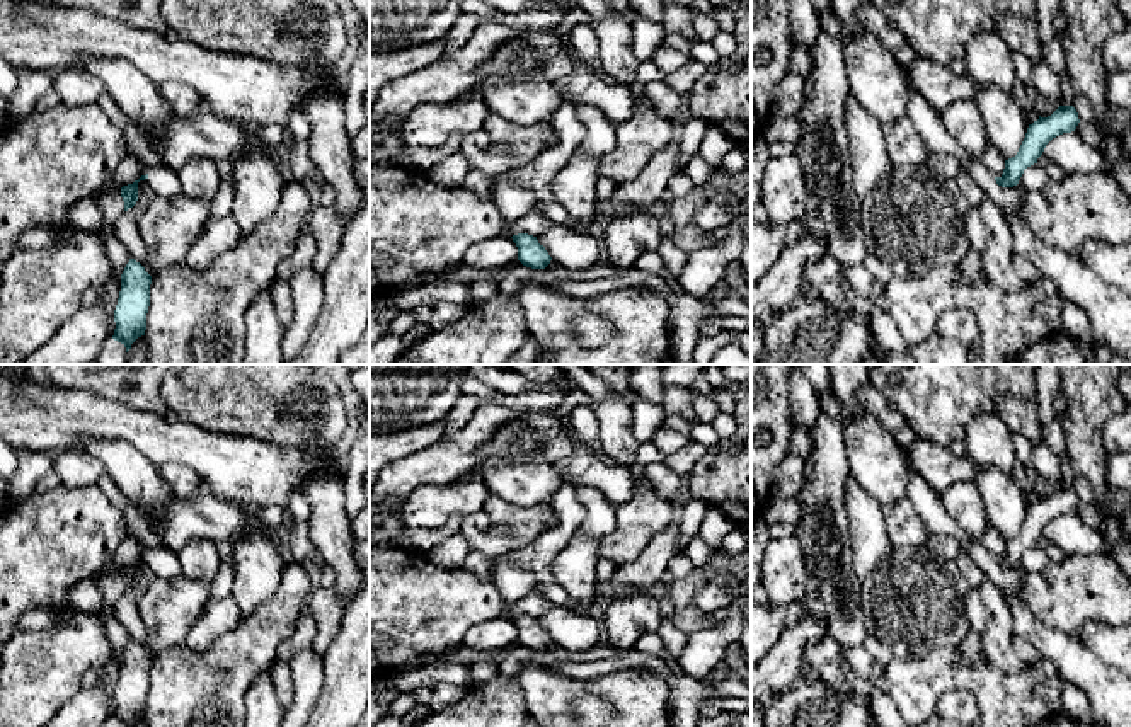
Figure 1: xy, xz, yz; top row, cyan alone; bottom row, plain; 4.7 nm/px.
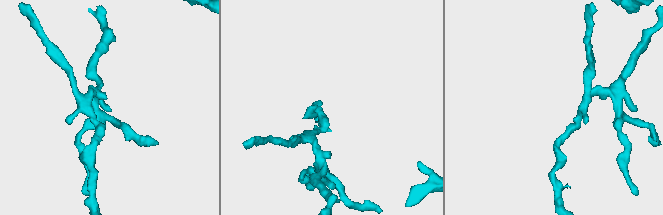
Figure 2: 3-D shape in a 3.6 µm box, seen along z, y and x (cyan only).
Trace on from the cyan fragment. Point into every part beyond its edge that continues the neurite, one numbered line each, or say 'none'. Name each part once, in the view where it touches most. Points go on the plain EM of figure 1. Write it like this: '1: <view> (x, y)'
none

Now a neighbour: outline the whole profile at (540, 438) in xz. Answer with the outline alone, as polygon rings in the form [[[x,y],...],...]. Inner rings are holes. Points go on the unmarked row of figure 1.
[[[521,414],[497,427],[477,451],[477,465],[465,475],[480,473],[491,460],[557,465],[572,453],[572,438],[559,417],[554,414]]]

